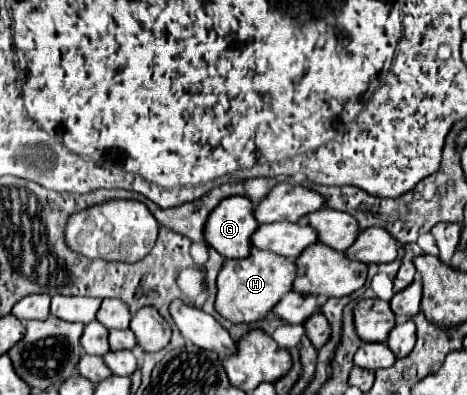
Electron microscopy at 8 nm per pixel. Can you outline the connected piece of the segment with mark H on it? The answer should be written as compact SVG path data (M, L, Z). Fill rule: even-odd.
M254 248L248 258L226 260L218 274L216 310L232 324L252 324L266 318L274 306L292 290L296 278L296 264L290 258L270 254L268 250Z

